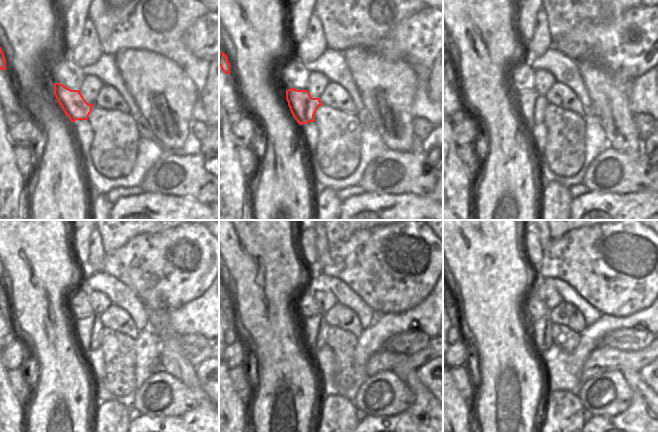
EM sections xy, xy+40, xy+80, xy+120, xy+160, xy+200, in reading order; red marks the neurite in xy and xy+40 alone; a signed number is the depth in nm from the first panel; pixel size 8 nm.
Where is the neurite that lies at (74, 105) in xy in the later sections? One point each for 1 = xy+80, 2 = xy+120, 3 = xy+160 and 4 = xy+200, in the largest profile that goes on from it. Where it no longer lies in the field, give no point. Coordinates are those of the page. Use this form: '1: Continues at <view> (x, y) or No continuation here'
1: Continues at xy+80 (531, 105)
2: Continues at xy+120 (87, 330)
3: Continues at xy+160 (314, 329)
4: Continues at xy+200 (541, 328)

